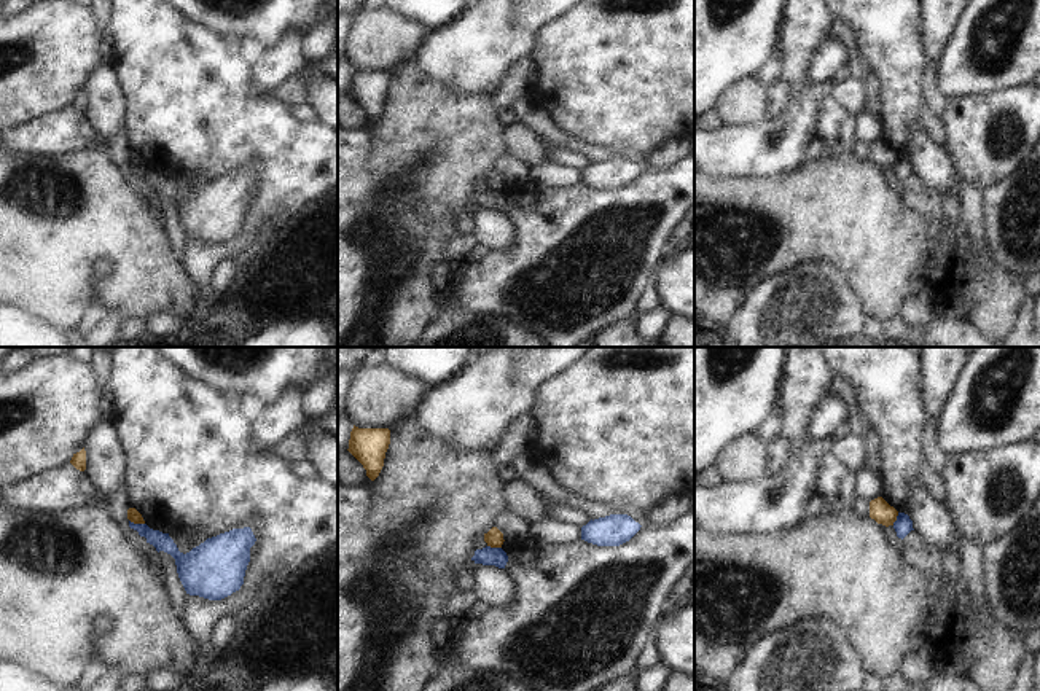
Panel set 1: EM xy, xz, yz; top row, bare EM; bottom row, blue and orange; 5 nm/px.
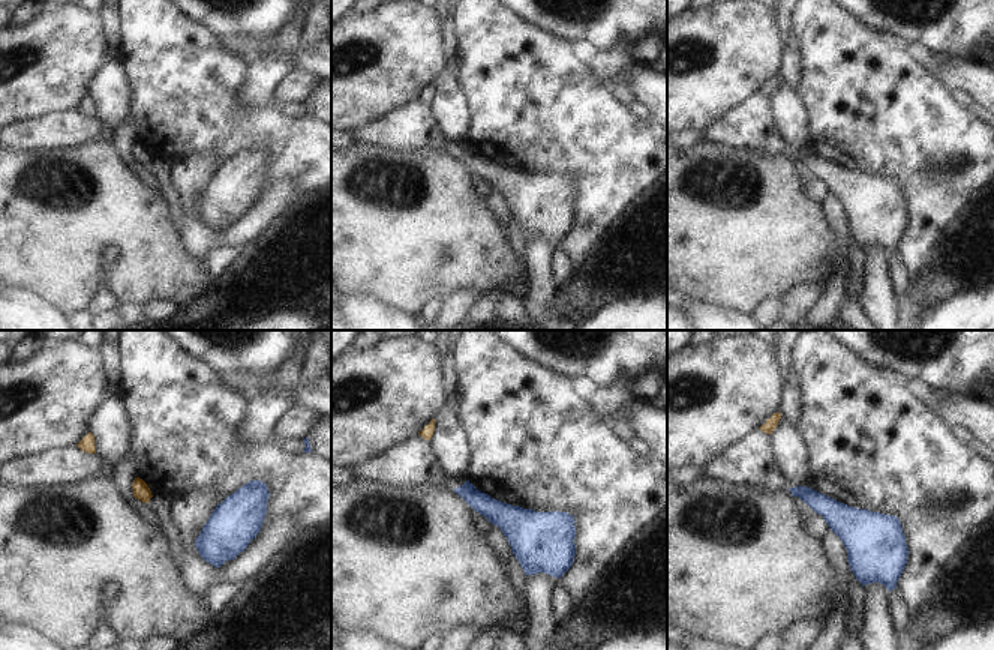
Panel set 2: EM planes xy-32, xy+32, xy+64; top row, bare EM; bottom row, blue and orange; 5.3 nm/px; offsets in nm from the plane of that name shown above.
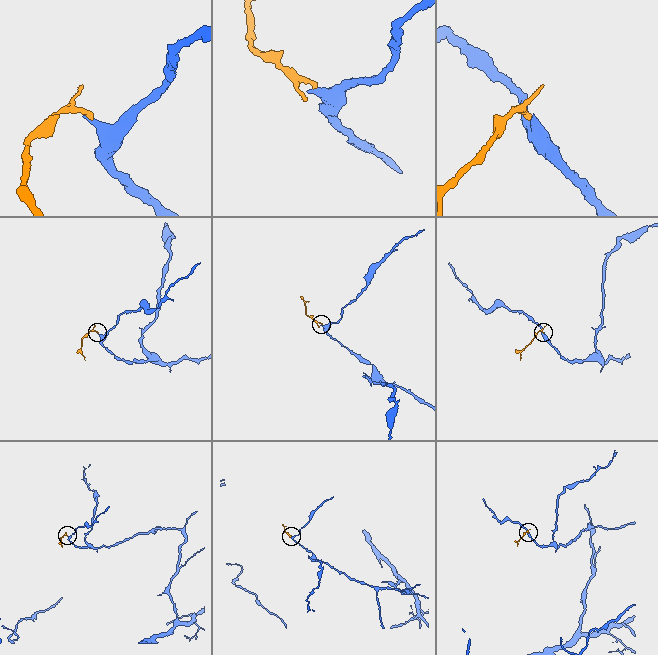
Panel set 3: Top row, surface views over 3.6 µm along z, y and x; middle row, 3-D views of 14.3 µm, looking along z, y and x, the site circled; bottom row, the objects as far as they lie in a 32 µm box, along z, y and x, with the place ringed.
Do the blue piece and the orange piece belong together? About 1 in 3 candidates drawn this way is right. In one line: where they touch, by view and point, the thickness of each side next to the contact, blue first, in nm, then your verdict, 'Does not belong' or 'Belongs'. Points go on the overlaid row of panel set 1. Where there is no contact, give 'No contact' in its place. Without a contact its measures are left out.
Touches blue at xy (137, 524). Thickness 90 nm (blue) against 70 nm. Does not belong.

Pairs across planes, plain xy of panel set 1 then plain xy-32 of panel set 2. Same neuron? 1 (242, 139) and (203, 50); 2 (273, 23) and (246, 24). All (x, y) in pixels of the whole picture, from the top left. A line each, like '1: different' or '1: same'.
1: same
2: same

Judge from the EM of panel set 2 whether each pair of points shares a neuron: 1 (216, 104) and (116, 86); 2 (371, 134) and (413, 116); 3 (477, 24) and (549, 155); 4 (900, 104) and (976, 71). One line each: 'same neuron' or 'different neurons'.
1: different neurons
2: same neuron
3: same neuron
4: different neurons

